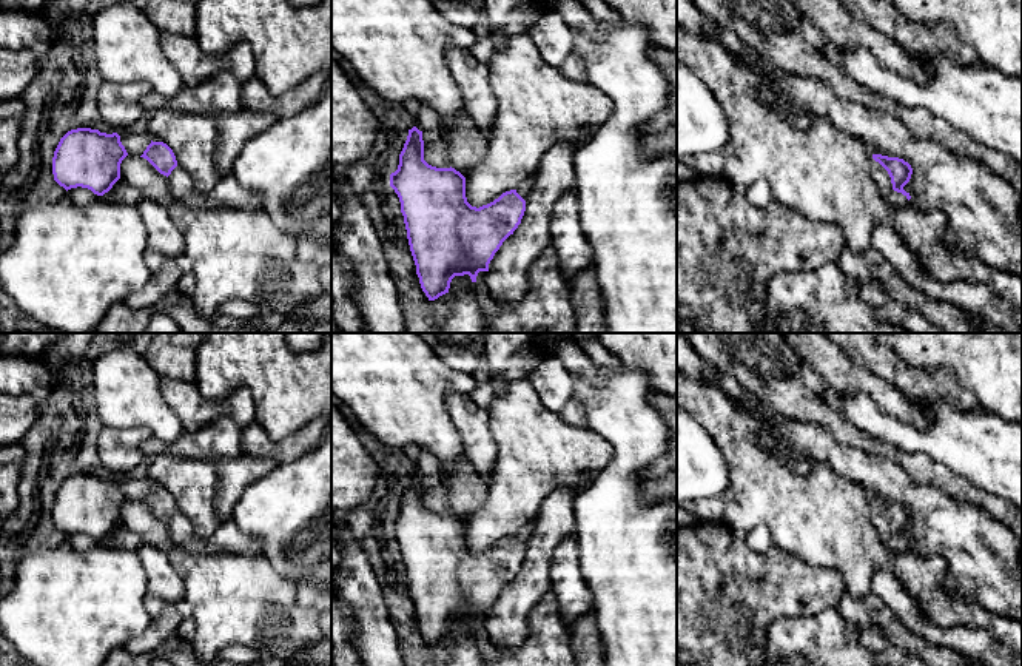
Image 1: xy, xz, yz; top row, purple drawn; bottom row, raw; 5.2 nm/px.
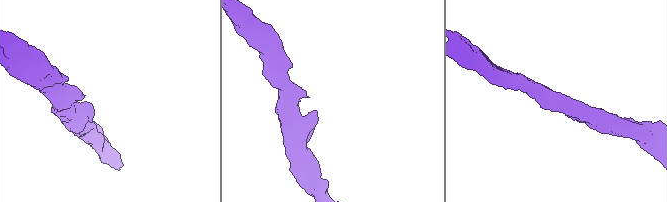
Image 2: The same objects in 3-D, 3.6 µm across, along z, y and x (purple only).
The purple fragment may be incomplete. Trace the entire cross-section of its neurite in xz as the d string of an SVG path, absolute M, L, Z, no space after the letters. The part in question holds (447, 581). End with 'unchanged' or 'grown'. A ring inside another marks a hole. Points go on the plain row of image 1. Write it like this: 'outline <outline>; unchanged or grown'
outline M416 472L408 475L398 515L390 520L390 532L399 543L416 620L429 646L449 638L455 621L469 620L472 627L476 627L479 617L489 617L495 598L521 569L526 544L533 530L535 524L527 523L515 535L503 538L493 547L479 553L472 552L466 543L466 523L452 512L429 510L424 506L422 476Z; grown

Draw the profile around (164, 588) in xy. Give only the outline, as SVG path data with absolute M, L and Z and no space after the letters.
M148 544L140 546L139 560L148 578L145 606L150 617L156 618L183 598L185 587L168 557L159 549Z

